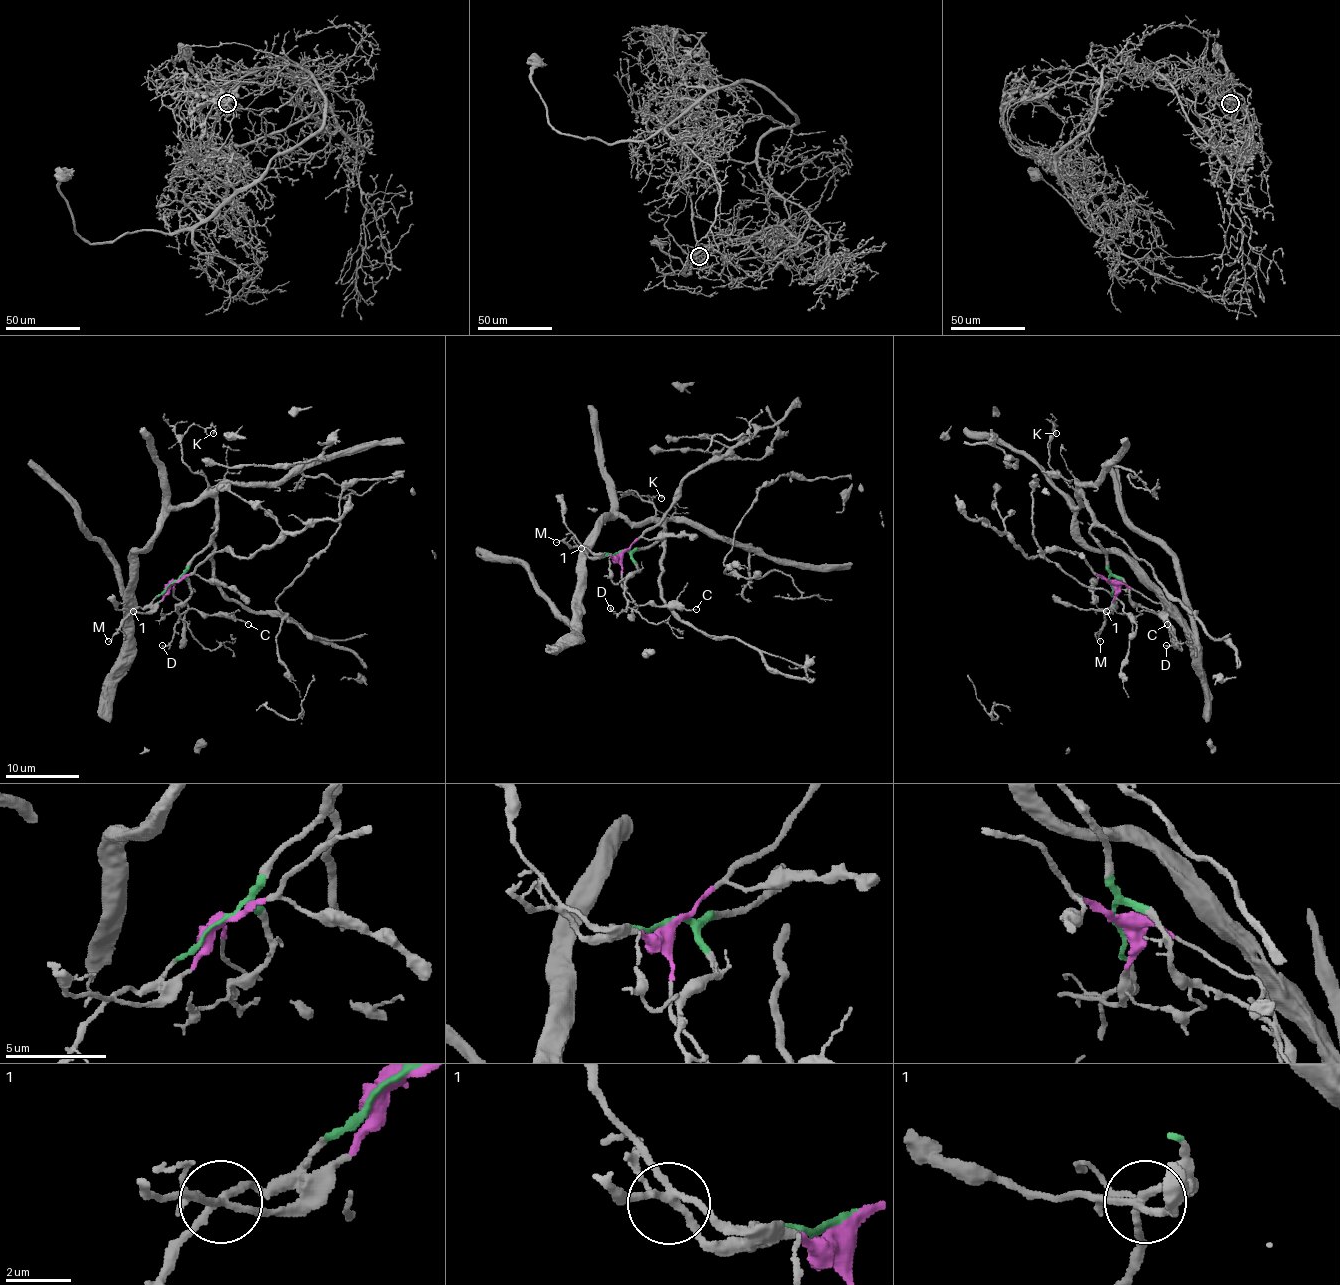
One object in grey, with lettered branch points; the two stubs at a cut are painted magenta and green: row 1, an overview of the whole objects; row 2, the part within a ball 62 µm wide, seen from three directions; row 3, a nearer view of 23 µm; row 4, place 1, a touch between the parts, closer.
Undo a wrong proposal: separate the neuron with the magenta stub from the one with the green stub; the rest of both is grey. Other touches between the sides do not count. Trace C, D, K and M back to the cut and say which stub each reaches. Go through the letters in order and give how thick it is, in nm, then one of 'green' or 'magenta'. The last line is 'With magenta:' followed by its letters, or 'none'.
C: calibre 130 nm; magenta
D: calibre 160 nm; green
K: calibre 150 nm; green
M: calibre 120 nm; green
With magenta: C

